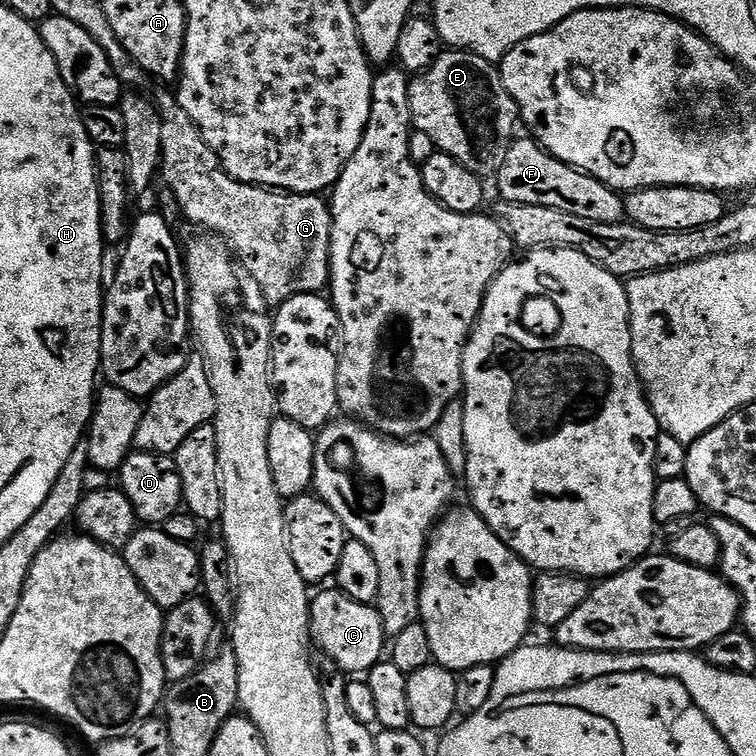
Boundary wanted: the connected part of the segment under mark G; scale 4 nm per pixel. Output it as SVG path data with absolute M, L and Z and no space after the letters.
M171 91L155 97L154 103L162 118L162 158L160 172L168 183L172 196L184 216L205 233L219 236L232 249L268 300L283 302L307 292L320 294L330 284L330 242L332 241L332 210L329 201L320 194L301 194L262 188L259 184L244 184L224 169L216 151L202 138L202 130L194 126L190 114L182 110Z

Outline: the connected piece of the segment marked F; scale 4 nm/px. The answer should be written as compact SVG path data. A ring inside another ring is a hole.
M513 139L512 145L508 147L506 162L502 162L500 171L494 177L494 183L500 187L501 201L566 210L566 214L574 214L577 218L590 218L590 222L619 224L625 219L625 197L615 188L610 188L598 178L554 158L545 148L541 148L535 139L520 139Z

